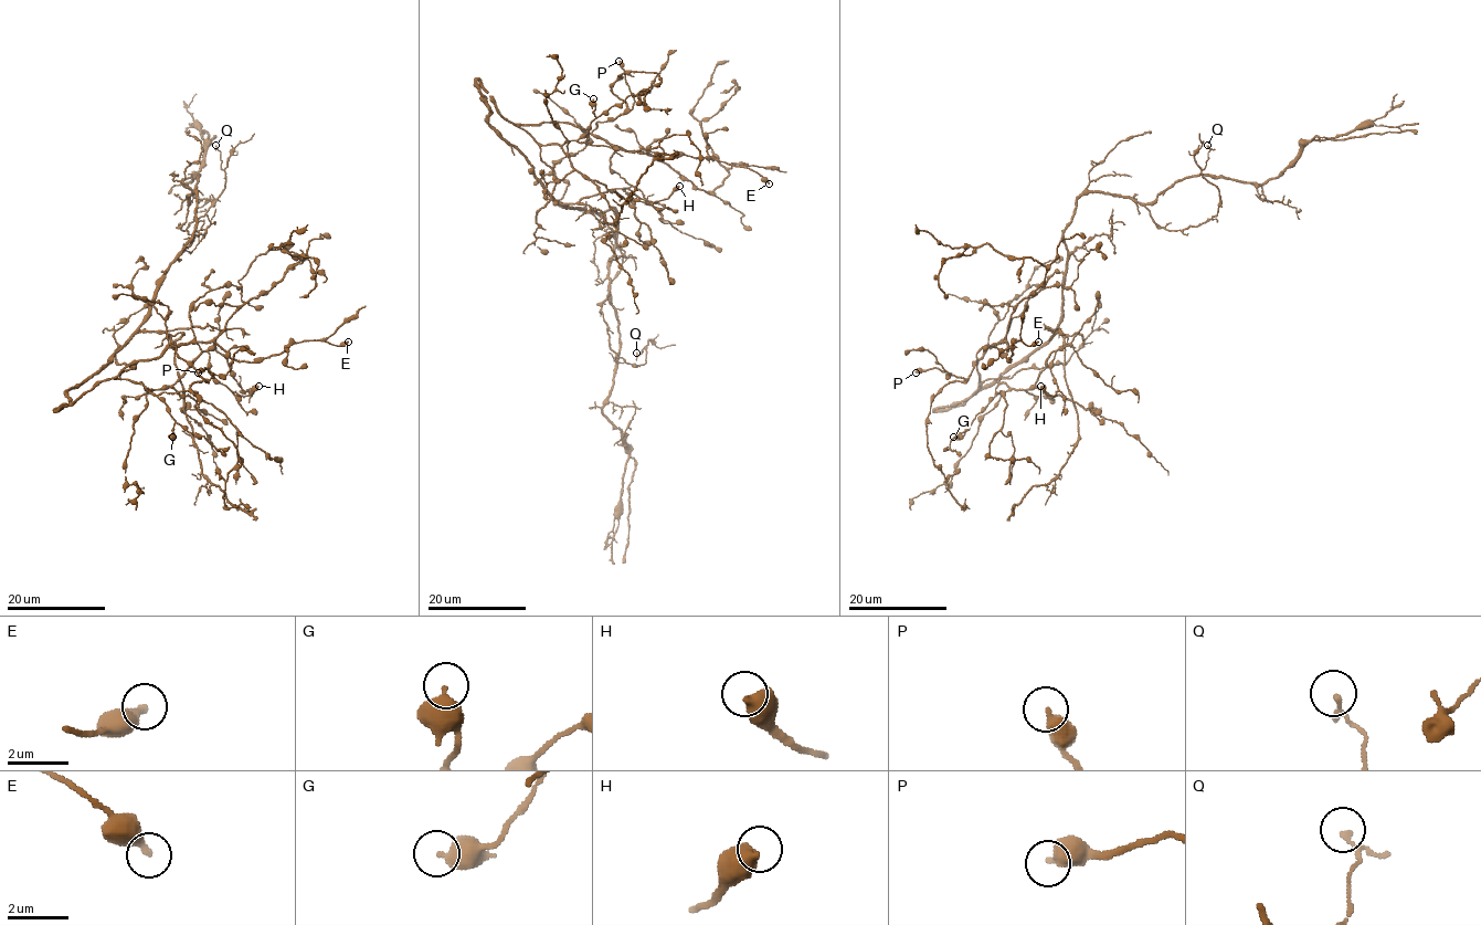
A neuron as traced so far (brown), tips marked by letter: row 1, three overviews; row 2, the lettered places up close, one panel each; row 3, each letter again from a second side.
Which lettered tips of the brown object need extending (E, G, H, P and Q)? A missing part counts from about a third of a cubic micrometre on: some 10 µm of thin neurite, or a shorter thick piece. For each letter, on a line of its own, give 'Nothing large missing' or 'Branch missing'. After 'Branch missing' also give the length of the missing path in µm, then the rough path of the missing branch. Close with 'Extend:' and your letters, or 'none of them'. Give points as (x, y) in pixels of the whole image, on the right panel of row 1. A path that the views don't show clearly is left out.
E: Branch missing. Missing length about 15 µm. Course of what is missing: (1038, 342), (1055, 334), (1068, 344), (1081, 332)
G: Nothing large missing
H: Nothing large missing
P: Nothing large missing
Q: Nothing large missing
Extend: E

